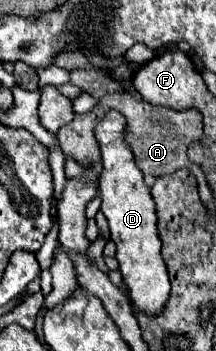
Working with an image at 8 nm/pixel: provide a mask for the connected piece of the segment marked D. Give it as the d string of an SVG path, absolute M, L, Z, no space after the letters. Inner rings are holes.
M109 111L95 127L95 137L103 153L103 171L99 175L99 195L103 199L101 211L109 221L111 239L117 245L115 259L119 261L119 271L123 275L123 285L127 289L125 293L131 299L131 305L149 317L157 317L167 307L171 285L161 257L162 242L157 235L157 217L151 189L145 185L143 173L137 169L133 153L123 141L123 129L123 117L117 111Z

